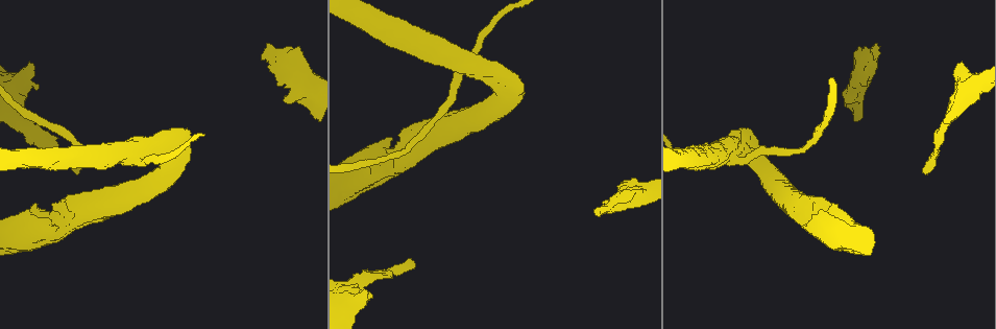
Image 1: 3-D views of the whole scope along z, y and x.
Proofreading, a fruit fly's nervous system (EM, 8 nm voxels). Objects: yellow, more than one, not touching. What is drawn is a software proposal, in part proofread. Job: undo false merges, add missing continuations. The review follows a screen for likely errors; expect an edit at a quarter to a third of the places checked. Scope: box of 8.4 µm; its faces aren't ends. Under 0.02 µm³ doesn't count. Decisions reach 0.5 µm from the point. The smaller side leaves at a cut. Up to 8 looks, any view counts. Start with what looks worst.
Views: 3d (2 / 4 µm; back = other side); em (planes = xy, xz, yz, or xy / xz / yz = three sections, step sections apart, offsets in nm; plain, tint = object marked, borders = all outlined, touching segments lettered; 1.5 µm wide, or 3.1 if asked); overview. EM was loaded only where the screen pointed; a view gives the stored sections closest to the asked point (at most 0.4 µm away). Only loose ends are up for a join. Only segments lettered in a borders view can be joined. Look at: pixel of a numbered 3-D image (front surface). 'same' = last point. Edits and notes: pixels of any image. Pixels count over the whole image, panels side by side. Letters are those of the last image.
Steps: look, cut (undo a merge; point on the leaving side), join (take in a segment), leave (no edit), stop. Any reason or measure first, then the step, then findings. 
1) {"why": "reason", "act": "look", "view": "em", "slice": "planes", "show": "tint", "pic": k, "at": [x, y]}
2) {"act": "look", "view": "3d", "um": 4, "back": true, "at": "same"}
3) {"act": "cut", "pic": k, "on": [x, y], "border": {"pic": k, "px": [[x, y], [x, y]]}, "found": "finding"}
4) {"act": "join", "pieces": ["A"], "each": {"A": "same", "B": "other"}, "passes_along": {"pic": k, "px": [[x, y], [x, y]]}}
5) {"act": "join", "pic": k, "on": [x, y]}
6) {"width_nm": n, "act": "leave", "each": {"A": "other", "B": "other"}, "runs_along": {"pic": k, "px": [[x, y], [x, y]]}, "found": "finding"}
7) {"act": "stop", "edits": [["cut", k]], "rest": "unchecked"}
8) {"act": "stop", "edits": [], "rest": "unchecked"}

{"why": "branch stops here", "act": "look", "view": "em", "slice": "yz", "step": 8, "show": "tint", "pic": 1, "at": [77, 171]}

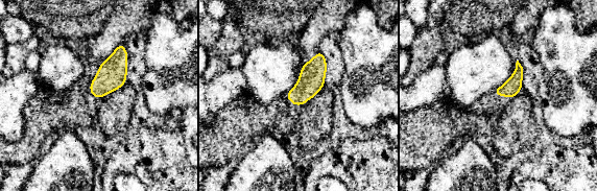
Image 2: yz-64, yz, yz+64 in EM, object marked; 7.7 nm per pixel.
{"act": "look", "view": "em", "slice": "planes", "show": "borders", "at": "same"}

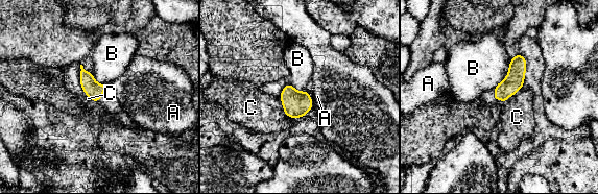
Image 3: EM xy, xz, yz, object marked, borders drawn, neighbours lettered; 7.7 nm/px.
{"width_nm": 140, "act": "leave", "each": {"A": "other", "B": "other", "C": "other"}, "border": {"pic": 3, "px": [[278, 96], [284, 113], [297, 118]]}, "found": "none of them fits"}

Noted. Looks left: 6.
{"act": "look", "view": "3d", "um": 2, "pic": 1, "at": [732, 153]}

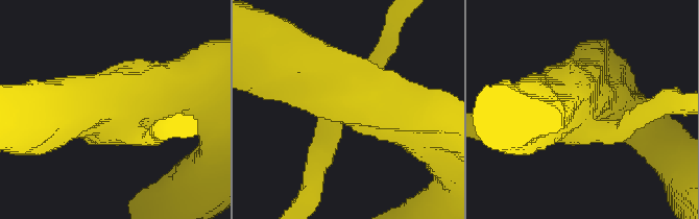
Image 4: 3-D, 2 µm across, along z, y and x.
{"arms": 4, "why": "now the EM", "act": "look", "view": "em", "slice": "planes", "show": "plain", "pic": 4, "at": [109, 111]}

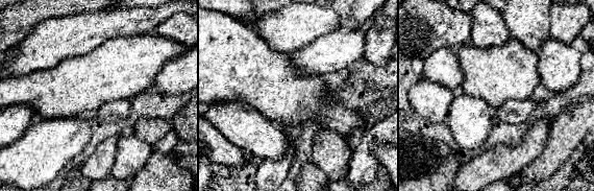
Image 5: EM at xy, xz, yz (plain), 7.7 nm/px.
{"why": "see the neighbours", "act": "look", "view": "em", "slice": "planes", "show": "borders", "at": "same"}

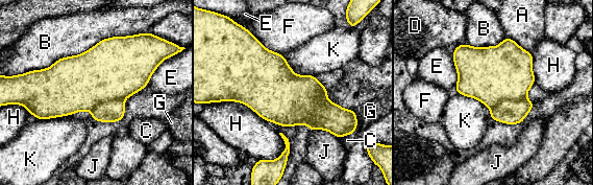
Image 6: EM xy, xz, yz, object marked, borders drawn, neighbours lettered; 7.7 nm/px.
{"longest_contact_nm": ["B", 950], "act": "cut", "pic": 6, "on": [511, 112], "each": {"A": "other", "B": "other", "C": "other", "D": "other", "E": "other", "F": "other", "G": "other", "H": "other", "J": "other", "K": "other"}, "border": {"pic": 6, "px": [[524, 97], [502, 100], [491, 109]]}, "found": "two neurons meet here"}

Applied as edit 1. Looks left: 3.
{"act": "look", "view": "3d", "um": 2, "pic": 1, "at": [31, 63]}

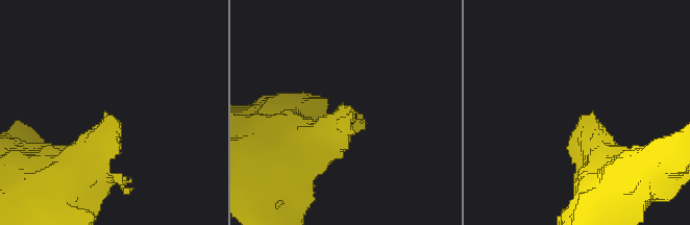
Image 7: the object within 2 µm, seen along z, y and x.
{"act": "look", "view": "em", "slice": "yz", "step": 4, "show": "tint", "pic": 7, "at": [348, 119]}

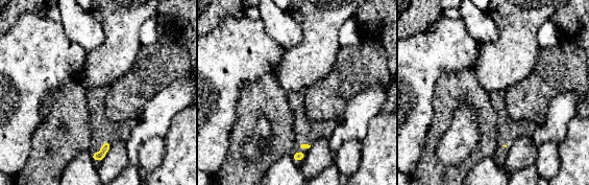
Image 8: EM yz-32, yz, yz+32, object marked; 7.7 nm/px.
{"act": "look", "view": "em", "slice": "planes", "show": "borders", "at": "same"}

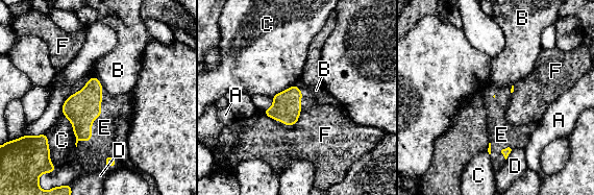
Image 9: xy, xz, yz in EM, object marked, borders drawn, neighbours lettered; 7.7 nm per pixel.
{"act": "join", "pieces": ["E"], "each": {"A": "other", "B": "other", "C": "other", "D": "other", "E": "same", "F": "other"}, "passes_along": {"pic": 9, "px": [[83, 106], [94, 119], [103, 129]]}, "found": "it goes on there"}

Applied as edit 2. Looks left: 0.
{"act": "stop", "edits": [["cut", 6], ["join", 9]], "rest": "unchecked"}

